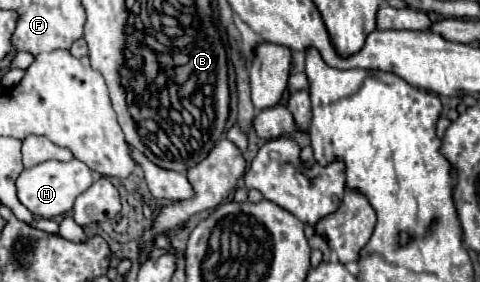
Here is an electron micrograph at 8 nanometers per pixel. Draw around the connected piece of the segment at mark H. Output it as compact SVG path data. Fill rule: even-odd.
M78 159L72 161L44 161L32 169L24 169L20 177L16 179L18 187L18 197L20 201L36 215L36 217L46 217L54 219L58 215L64 215L72 209L74 199L84 193L92 185L92 171L88 165L84 165Z

